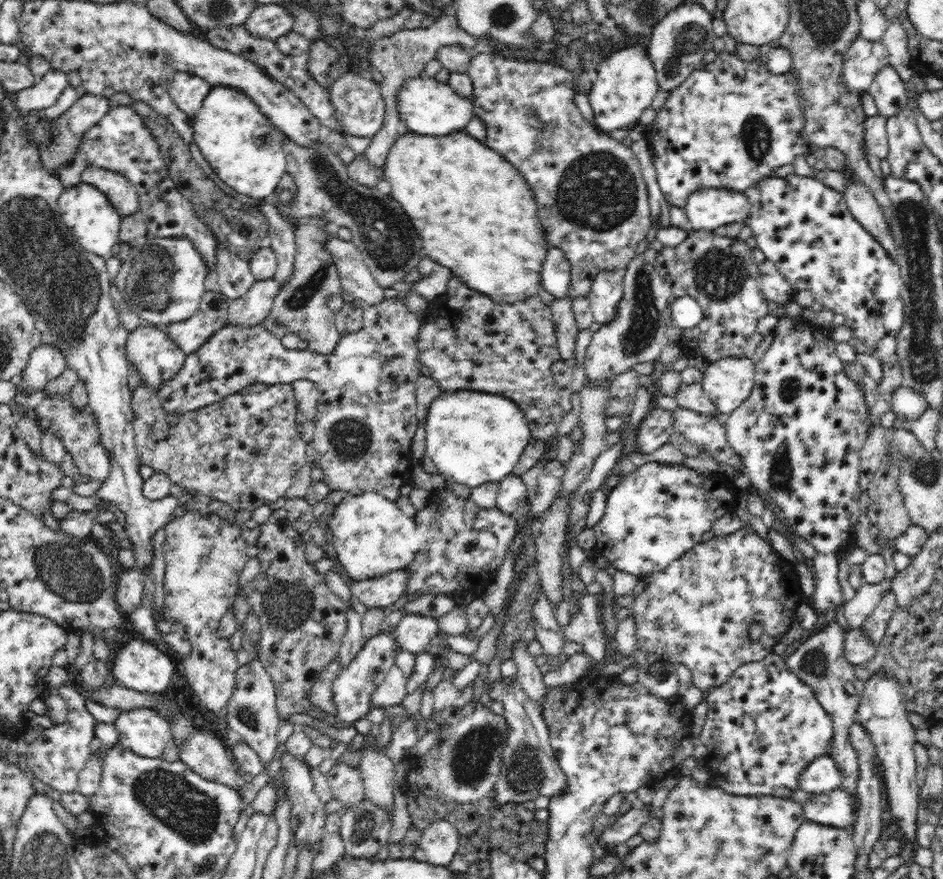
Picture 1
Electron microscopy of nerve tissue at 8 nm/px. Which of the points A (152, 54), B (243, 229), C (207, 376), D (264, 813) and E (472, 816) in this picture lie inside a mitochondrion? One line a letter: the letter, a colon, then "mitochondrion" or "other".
A: other
B: mitochondrion
C: other
D: other
E: other

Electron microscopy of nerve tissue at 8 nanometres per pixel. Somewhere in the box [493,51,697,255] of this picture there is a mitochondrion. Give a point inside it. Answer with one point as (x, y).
(597, 192)

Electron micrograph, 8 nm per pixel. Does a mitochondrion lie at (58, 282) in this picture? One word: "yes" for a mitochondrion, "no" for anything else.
yes

